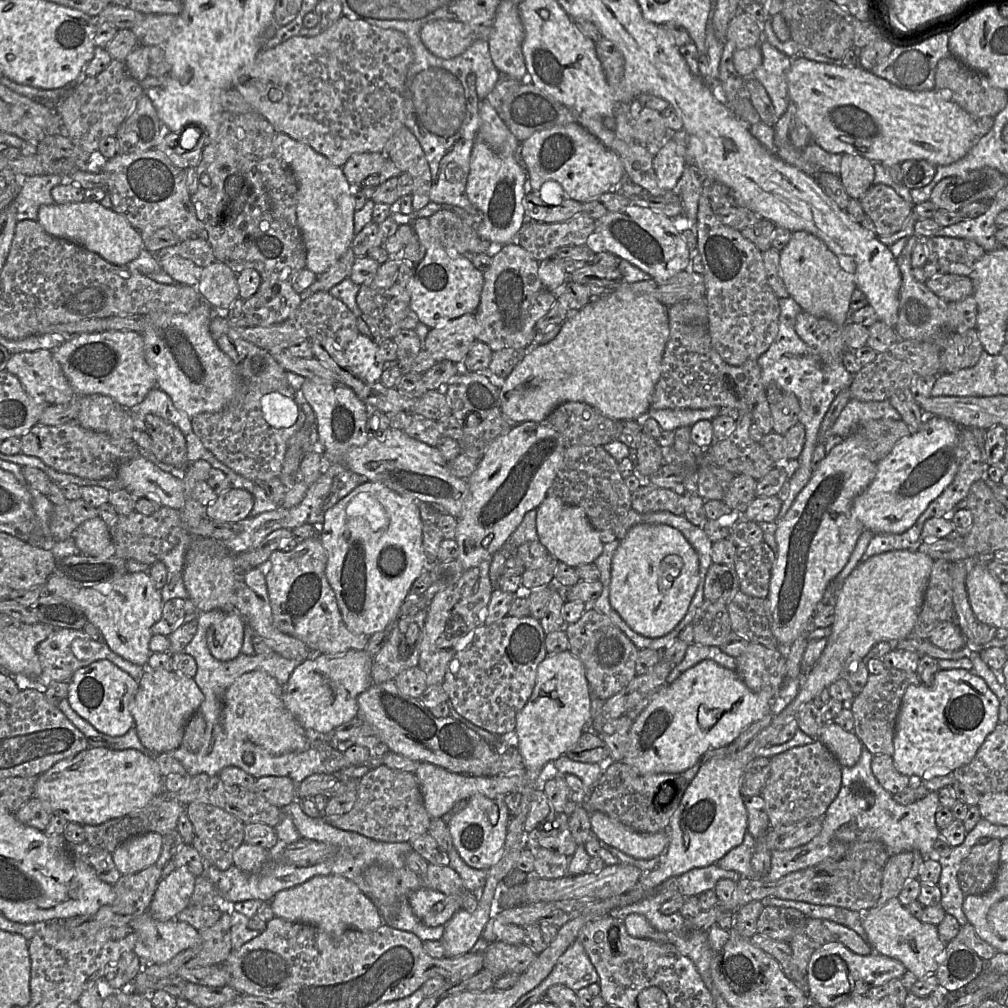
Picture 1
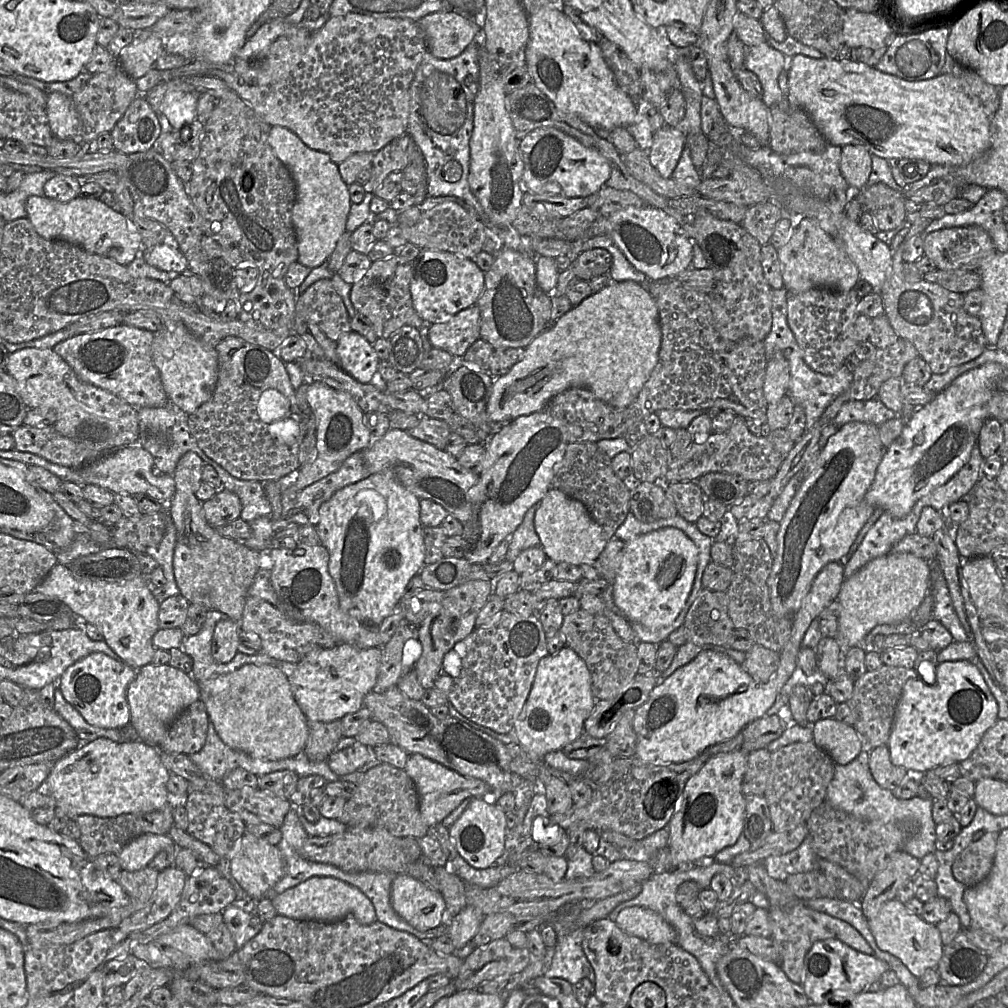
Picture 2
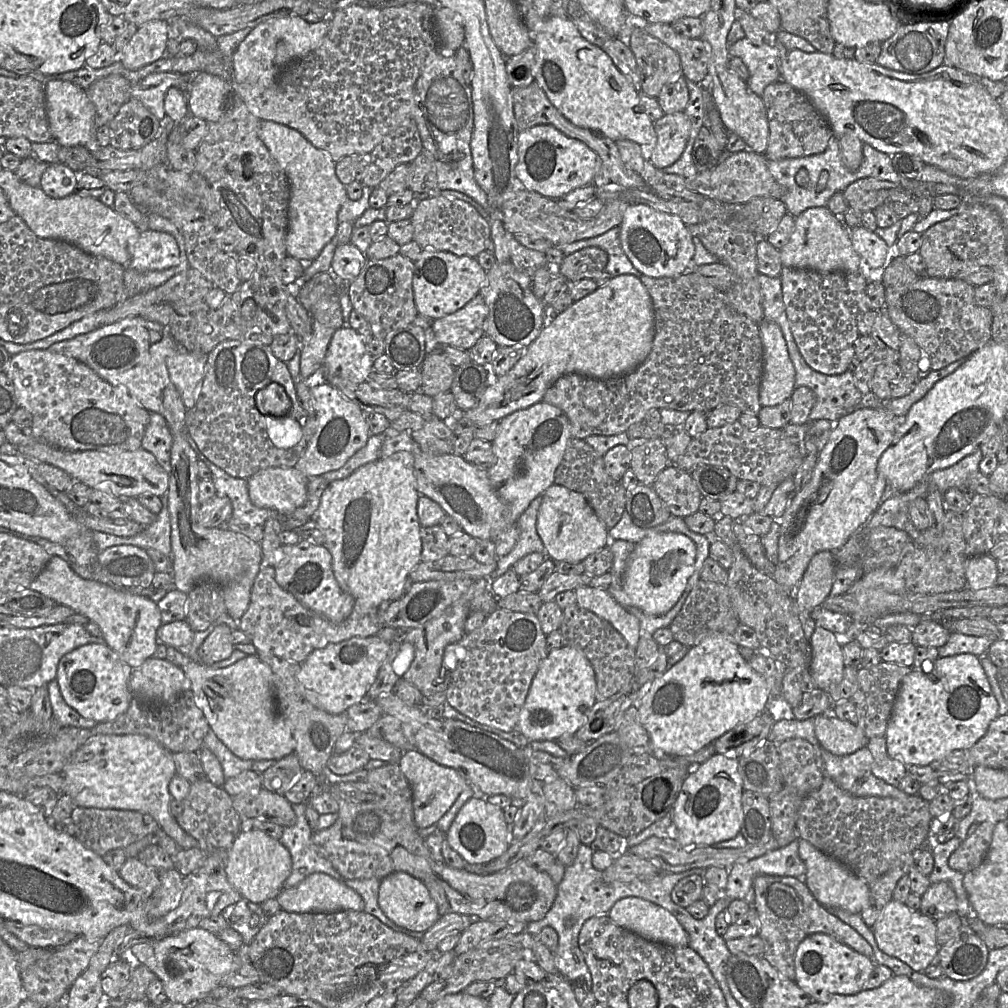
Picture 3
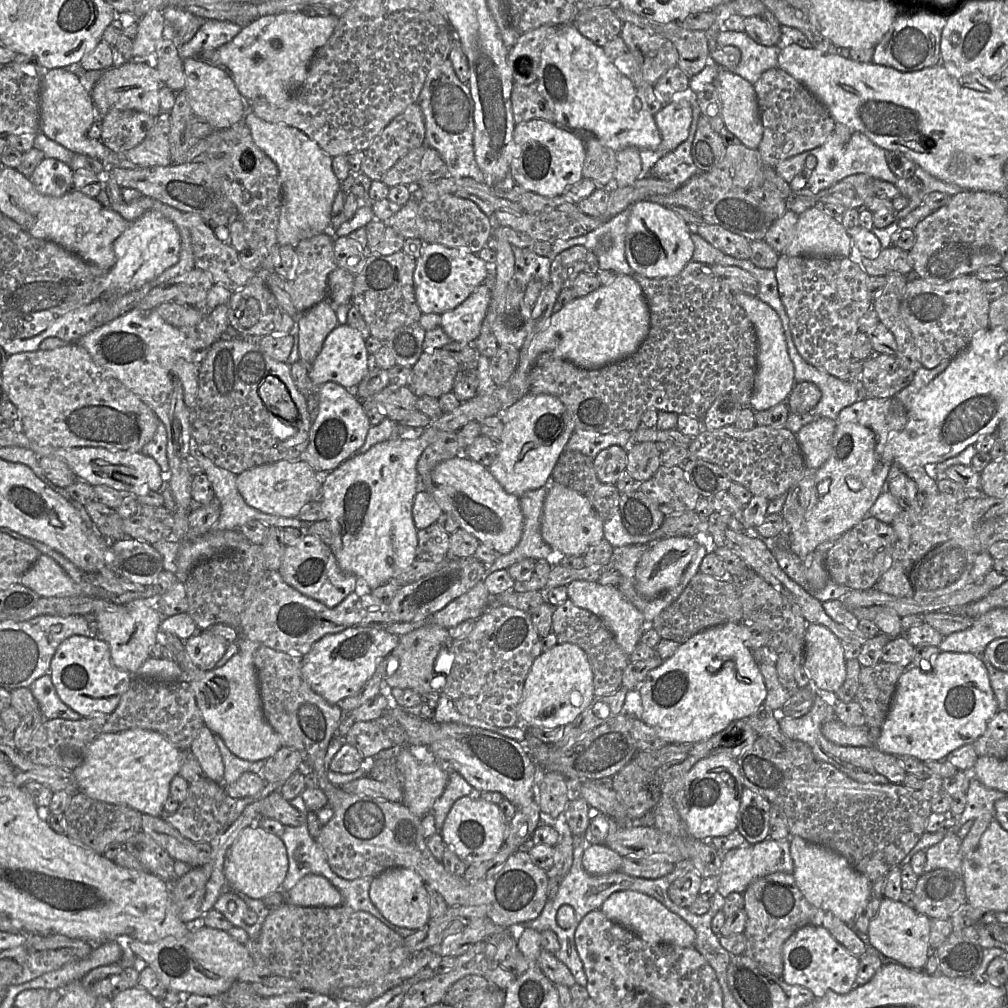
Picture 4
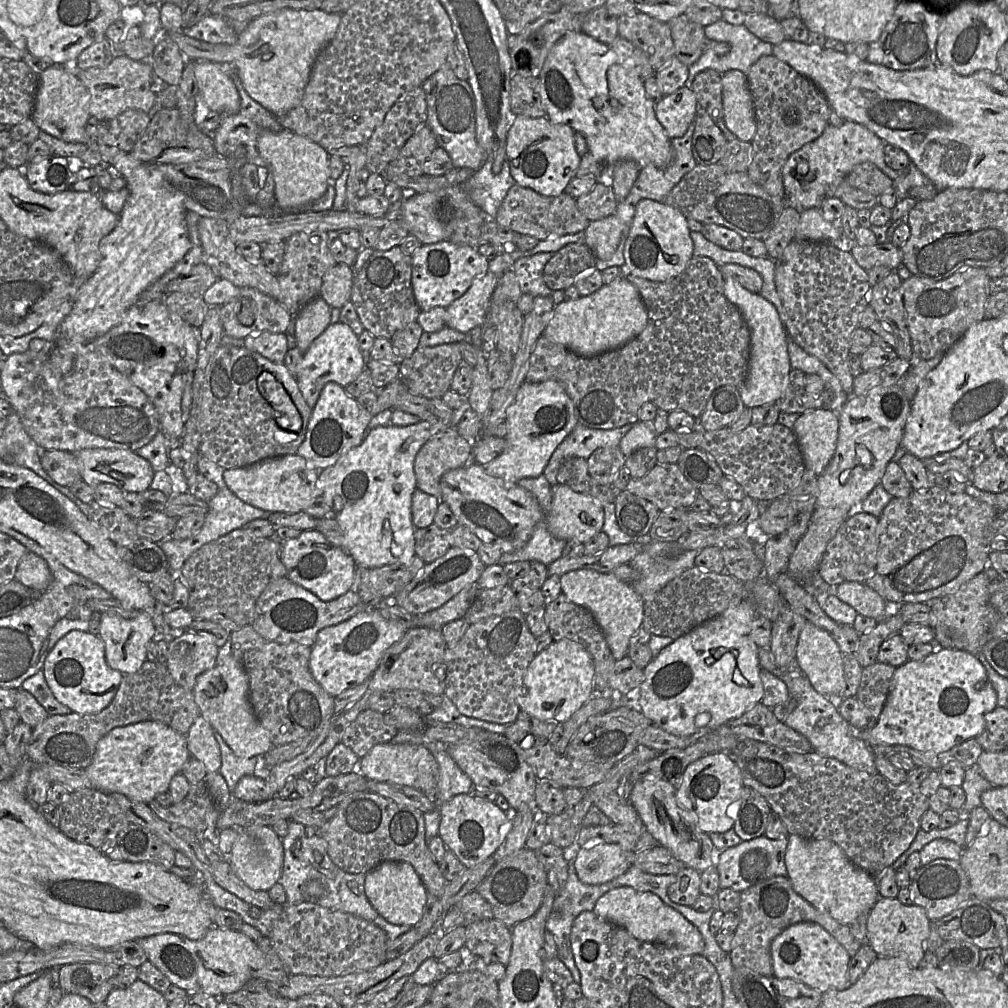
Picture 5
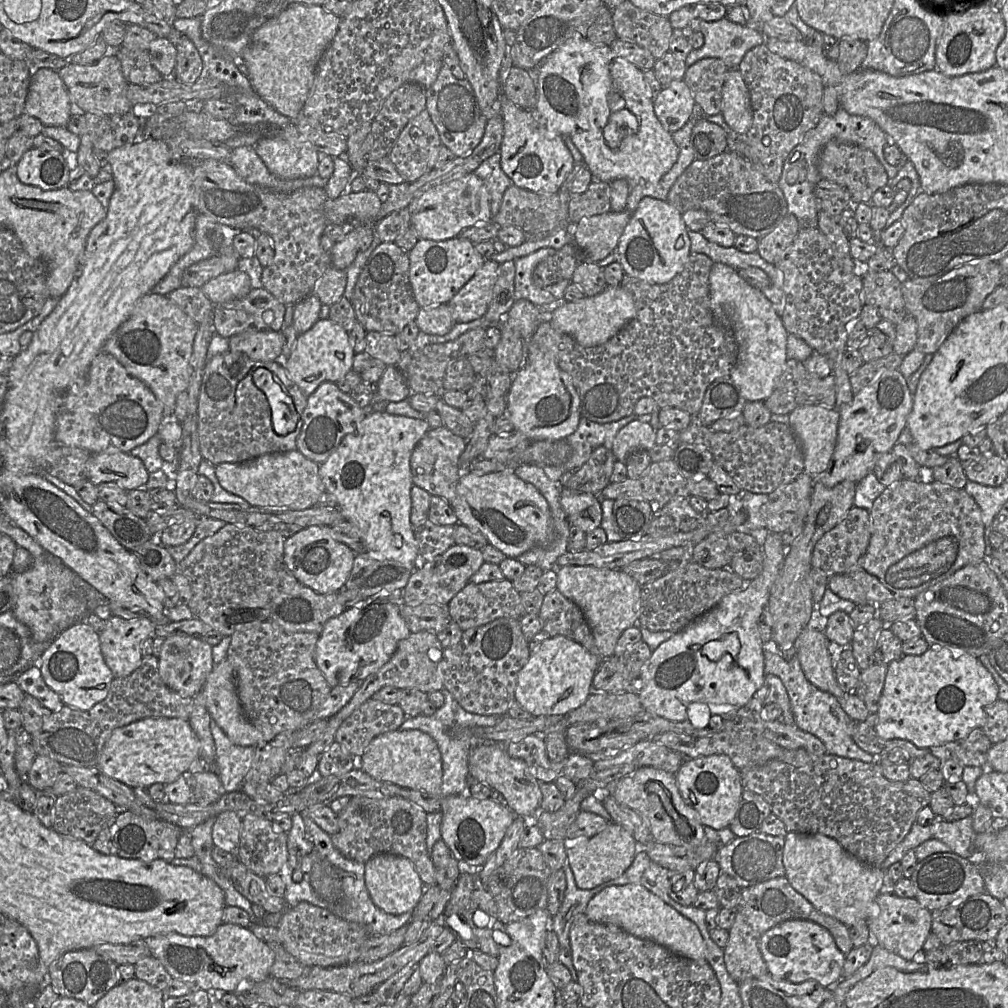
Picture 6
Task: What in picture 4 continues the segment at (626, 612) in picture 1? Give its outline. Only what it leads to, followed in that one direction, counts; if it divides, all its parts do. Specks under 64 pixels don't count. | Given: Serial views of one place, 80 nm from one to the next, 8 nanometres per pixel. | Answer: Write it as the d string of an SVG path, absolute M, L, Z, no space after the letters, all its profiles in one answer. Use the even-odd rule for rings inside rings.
M692 536L661 538L647 543L649 548L642 555L636 568L636 590L648 599L653 599L676 587L695 556L699 543Z

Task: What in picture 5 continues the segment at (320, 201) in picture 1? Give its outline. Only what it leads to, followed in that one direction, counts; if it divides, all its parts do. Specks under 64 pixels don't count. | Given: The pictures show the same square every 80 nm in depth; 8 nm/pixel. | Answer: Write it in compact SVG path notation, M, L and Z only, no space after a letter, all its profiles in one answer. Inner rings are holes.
M287 129L280 132L262 130L258 136L257 149L273 176L275 197L281 211L305 211L325 195L331 183L330 155L320 145Z

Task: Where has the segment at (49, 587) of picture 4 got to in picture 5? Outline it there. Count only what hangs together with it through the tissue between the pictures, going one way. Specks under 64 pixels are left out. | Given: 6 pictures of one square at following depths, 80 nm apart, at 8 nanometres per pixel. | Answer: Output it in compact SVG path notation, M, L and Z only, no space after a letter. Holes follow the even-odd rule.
M27 551L17 566L15 579L34 593L42 593L50 585L52 575L47 562L43 558Z

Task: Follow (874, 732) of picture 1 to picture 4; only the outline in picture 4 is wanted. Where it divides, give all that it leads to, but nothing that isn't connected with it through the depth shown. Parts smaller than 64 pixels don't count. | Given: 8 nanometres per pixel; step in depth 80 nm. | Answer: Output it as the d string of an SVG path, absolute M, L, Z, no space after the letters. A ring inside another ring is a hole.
M880 661L874 666L861 667L855 700L862 707L867 728L881 728L891 707L897 683L905 668Z

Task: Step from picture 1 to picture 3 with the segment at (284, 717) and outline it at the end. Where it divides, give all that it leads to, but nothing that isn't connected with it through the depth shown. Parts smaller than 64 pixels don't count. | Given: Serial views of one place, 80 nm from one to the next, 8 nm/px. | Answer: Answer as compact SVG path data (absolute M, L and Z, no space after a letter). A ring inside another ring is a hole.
M184 655L182 670L185 673L186 677L190 680L191 690L193 692L196 705L202 710L210 728L235 756L244 760L279 760L291 753L294 753L296 744L291 730L287 726L283 718L280 717L274 709L272 669L269 665L258 658L257 655L247 655L245 658L240 659L234 664L222 669L211 669L206 665L196 663L195 661Z

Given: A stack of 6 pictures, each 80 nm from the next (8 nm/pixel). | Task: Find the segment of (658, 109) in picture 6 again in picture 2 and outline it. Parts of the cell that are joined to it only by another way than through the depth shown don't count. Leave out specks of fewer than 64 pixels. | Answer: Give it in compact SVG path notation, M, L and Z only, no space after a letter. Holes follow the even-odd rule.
M664 124L653 135L653 144L649 150L651 165L662 177L672 177L685 145L684 132L680 128Z

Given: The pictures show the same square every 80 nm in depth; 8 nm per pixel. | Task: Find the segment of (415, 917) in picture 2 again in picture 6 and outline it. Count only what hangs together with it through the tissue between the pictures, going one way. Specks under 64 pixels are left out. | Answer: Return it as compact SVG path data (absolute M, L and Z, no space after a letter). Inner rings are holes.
M384 853L377 854L366 862L365 884L373 903L384 912L392 915L412 912L426 888L409 859Z

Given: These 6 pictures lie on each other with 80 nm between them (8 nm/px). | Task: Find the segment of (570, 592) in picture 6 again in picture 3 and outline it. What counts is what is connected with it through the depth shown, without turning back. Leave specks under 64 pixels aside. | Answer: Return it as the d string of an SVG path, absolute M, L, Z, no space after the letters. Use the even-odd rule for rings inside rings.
M580 586L575 590L576 604L608 621L627 641L636 648L640 639L640 622L636 616L621 606L607 589Z

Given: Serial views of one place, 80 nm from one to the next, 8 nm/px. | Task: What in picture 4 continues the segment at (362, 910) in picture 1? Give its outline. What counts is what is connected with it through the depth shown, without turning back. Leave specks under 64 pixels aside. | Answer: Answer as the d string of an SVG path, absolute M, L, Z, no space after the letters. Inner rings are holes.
M309 874L285 893L285 902L301 907L338 907L343 905L343 897L327 878Z

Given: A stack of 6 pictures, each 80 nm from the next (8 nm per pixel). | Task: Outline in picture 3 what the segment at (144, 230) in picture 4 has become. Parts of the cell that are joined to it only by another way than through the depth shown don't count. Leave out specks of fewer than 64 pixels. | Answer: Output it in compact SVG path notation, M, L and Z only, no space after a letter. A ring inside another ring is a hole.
M145 230L129 244L130 261L127 266L141 272L161 271L180 262L175 238L166 232Z

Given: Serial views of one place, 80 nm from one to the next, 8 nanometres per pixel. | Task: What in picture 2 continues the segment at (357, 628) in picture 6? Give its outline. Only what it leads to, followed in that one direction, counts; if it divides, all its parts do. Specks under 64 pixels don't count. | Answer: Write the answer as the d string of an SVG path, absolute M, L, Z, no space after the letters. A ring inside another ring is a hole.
M345 643L329 649L314 649L307 655L296 665L295 670L288 678L294 699L307 720L331 722L358 711L363 706L364 697L372 691L376 683L381 656L382 647L359 649Z

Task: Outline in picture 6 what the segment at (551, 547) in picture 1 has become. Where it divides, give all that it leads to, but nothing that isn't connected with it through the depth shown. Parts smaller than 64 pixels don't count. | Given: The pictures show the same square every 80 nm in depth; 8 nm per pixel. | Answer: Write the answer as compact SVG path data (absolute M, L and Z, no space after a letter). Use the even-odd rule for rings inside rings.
M567 488L560 490L560 503L569 523L583 532L590 532L600 527L602 507L597 495L572 491Z

